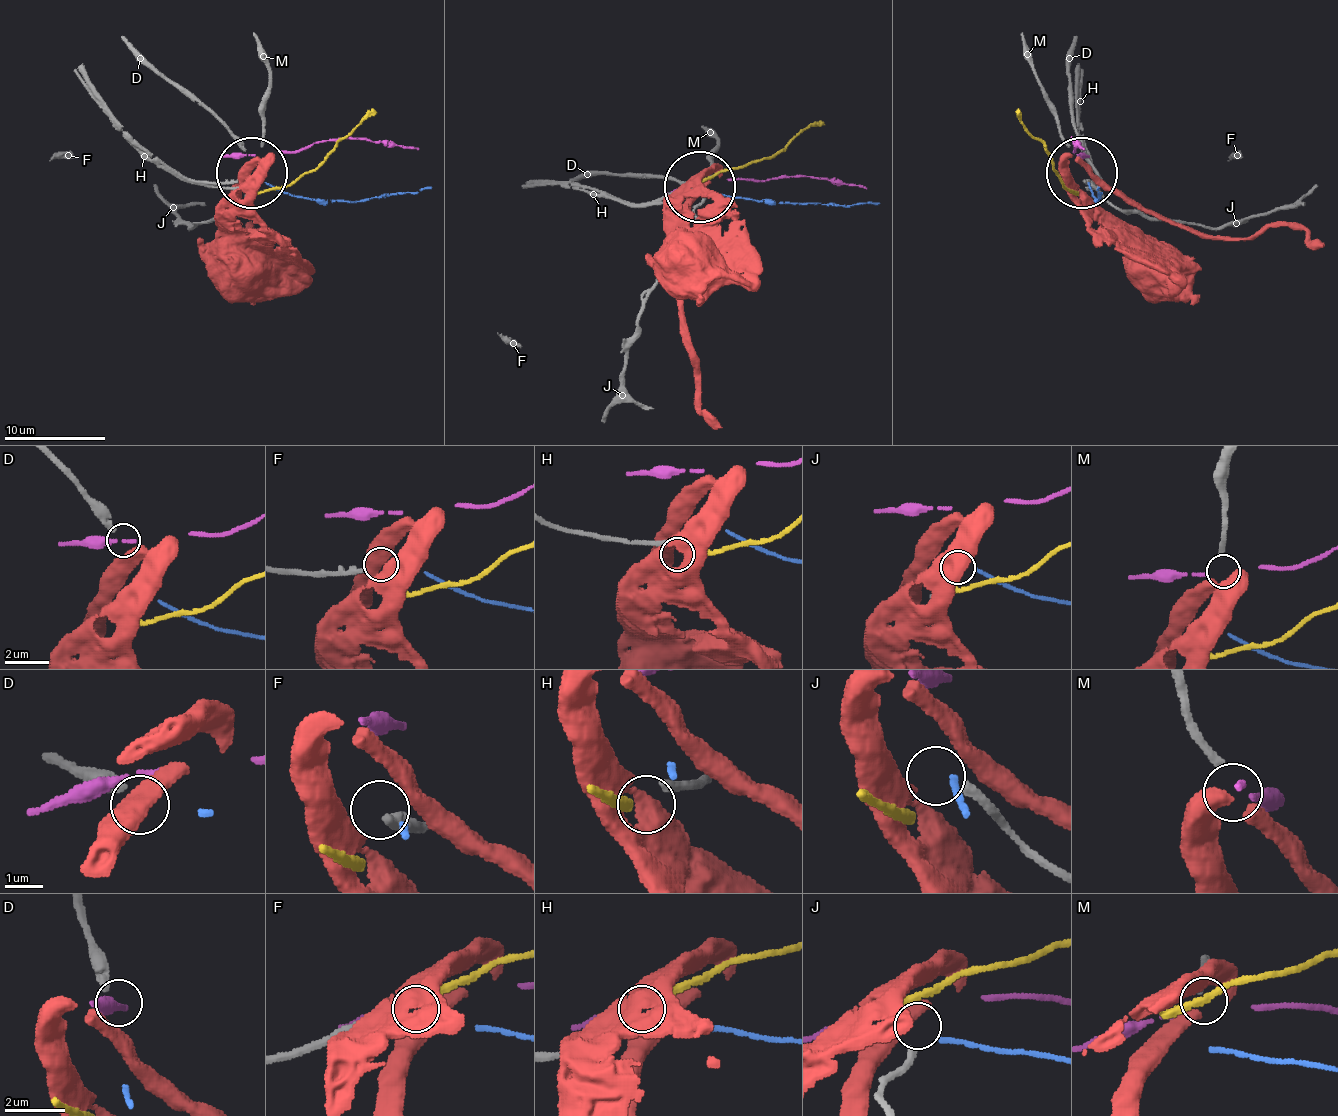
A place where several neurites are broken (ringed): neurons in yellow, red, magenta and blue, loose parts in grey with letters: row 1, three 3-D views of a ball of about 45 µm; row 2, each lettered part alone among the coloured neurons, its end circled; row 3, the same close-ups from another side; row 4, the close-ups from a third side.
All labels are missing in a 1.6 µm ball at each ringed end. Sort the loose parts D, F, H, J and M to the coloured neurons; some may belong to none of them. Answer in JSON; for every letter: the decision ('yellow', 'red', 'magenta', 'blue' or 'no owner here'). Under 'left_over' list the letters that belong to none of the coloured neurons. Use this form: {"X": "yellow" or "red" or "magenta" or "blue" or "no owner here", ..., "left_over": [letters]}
{"D": "no owner here", "F": "no owner here", "H": "no owner here", "J": "no owner here", "M": "no owner here", "left_over": ["D", "F", "H", "J", "M"]}

